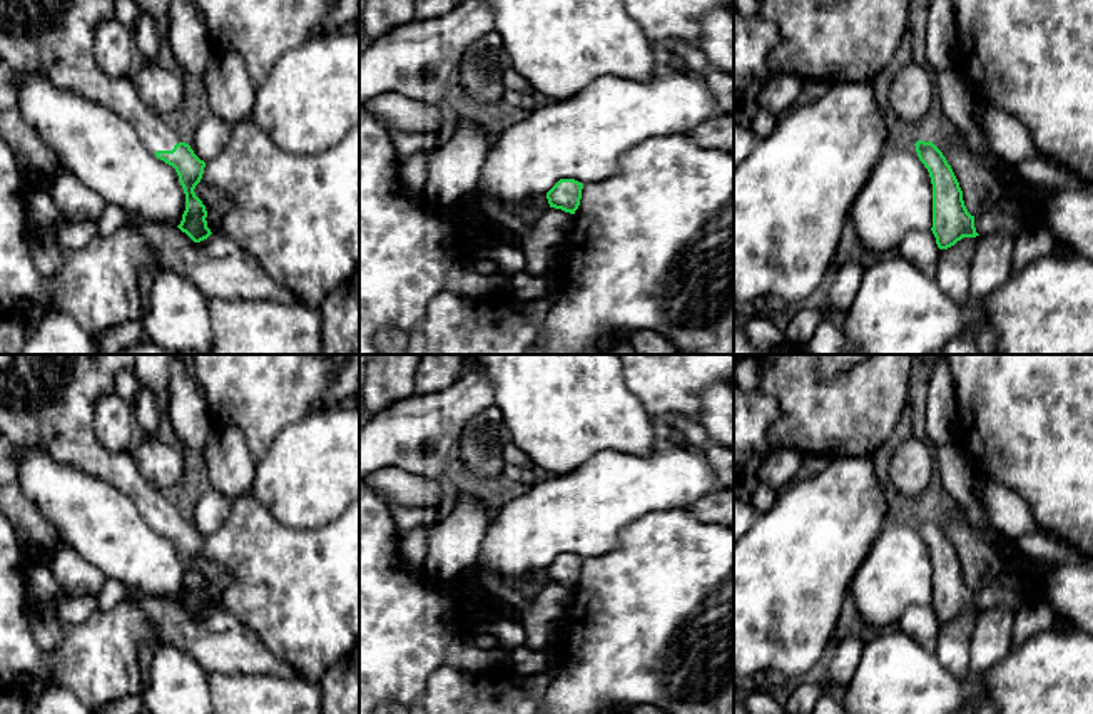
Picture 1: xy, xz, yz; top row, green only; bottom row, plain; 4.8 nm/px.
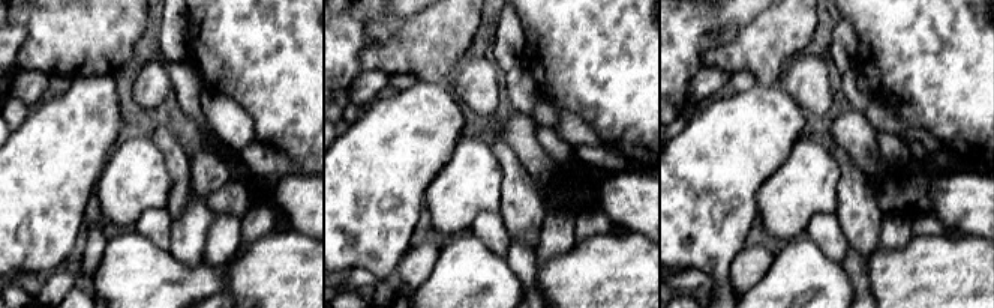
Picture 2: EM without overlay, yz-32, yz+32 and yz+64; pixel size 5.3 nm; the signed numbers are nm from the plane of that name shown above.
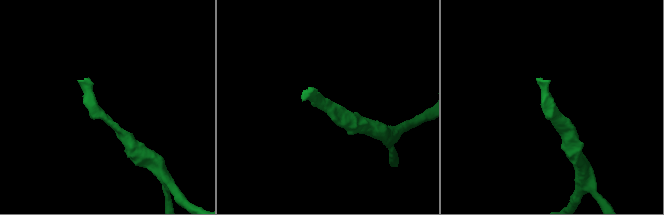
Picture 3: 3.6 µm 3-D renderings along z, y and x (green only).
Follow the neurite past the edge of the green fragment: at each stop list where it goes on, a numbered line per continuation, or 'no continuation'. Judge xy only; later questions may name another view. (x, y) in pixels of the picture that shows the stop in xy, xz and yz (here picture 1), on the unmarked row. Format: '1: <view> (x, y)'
1: xy (45, 400)

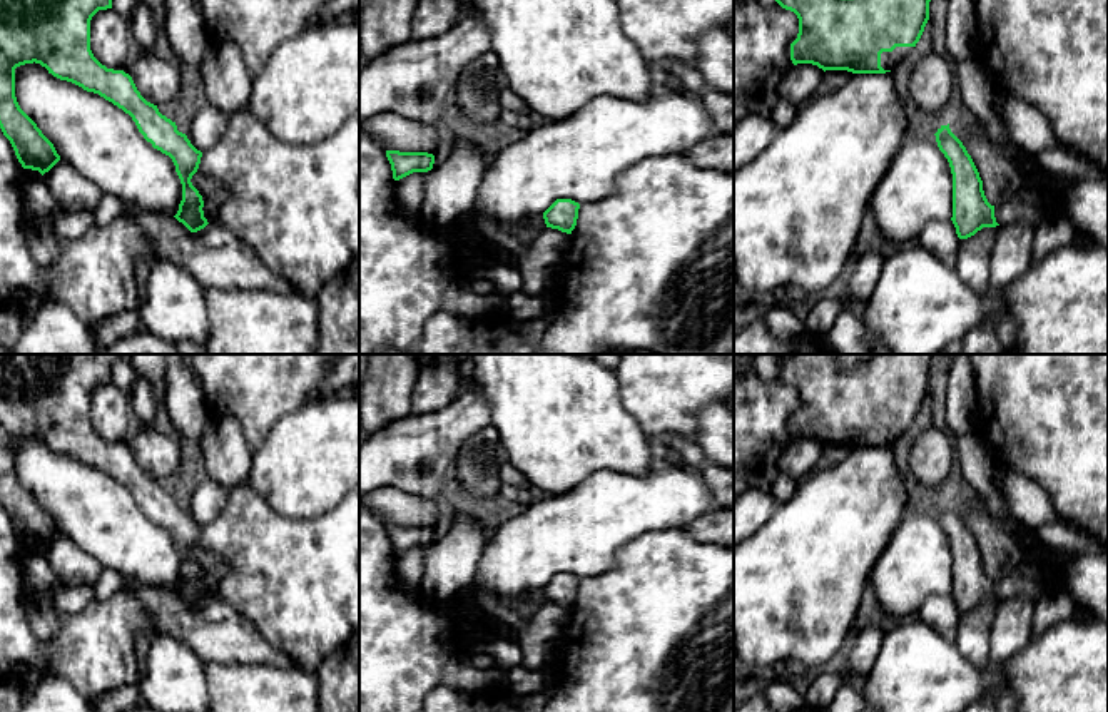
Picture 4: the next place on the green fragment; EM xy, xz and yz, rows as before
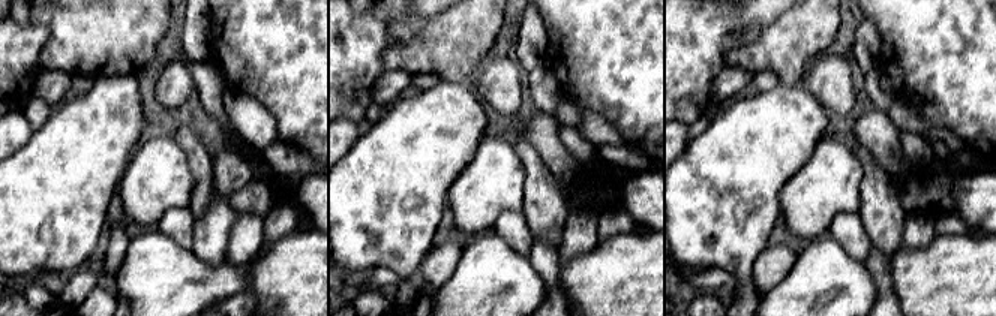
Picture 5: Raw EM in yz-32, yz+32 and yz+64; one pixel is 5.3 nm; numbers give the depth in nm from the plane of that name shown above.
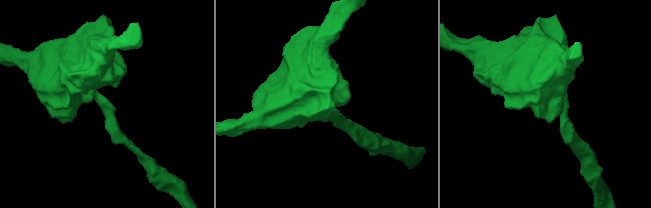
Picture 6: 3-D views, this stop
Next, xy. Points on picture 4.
no continuation

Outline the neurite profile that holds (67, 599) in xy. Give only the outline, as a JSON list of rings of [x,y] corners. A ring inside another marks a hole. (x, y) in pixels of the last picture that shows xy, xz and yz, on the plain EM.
[[[94,585],[60,587],[52,603],[64,613],[79,613],[94,600]]]

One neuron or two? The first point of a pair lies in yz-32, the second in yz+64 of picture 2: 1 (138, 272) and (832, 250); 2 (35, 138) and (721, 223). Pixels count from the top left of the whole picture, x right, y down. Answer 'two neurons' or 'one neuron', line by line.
1: two neurons
2: one neuron

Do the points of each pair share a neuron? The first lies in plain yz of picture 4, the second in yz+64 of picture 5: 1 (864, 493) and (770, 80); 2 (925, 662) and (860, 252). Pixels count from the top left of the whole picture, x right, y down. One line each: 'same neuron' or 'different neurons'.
1: different neurons
2: different neurons

